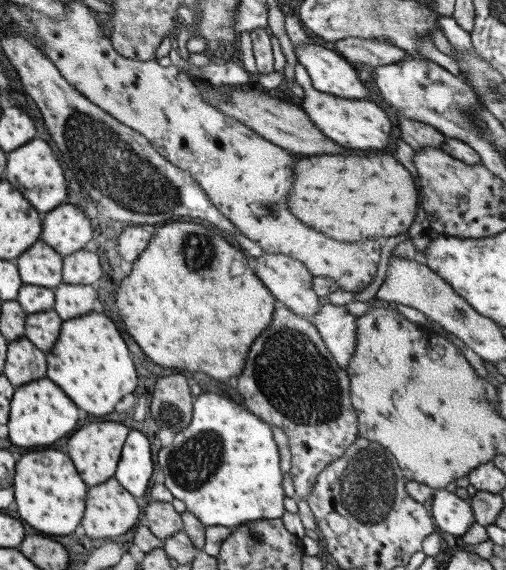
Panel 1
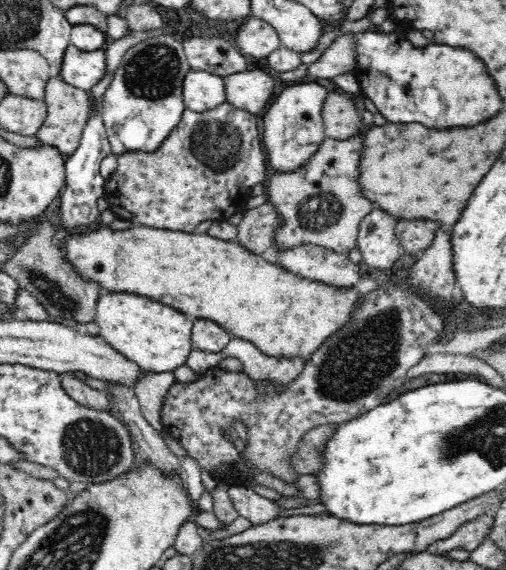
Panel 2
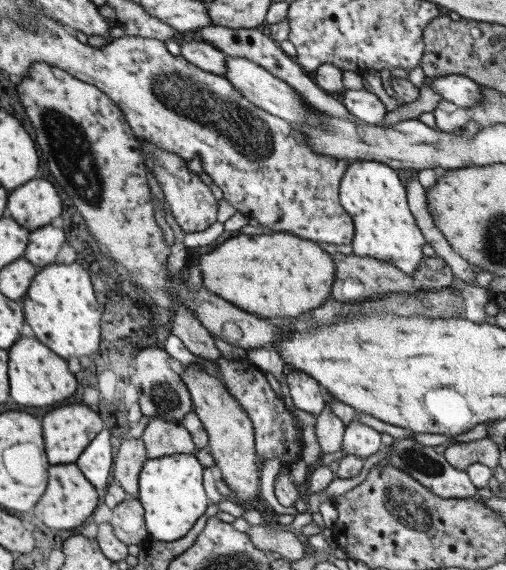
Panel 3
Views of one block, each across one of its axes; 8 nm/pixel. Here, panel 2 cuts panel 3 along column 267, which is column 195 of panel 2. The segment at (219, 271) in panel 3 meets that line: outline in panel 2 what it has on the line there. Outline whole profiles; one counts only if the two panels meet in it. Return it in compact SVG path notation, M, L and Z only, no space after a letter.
M144 225L130 226L125 230L99 228L89 233L64 238L65 258L74 265L78 275L94 281L112 293L132 293L162 302L193 319L217 322L232 337L251 342L262 354L301 358L303 362L320 348L326 338L336 334L358 308L360 293L355 287L347 289L311 281L277 266L235 241L212 237L208 233L194 234Z

